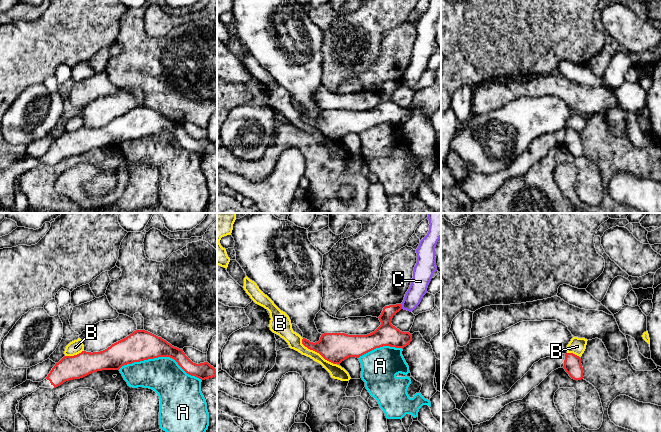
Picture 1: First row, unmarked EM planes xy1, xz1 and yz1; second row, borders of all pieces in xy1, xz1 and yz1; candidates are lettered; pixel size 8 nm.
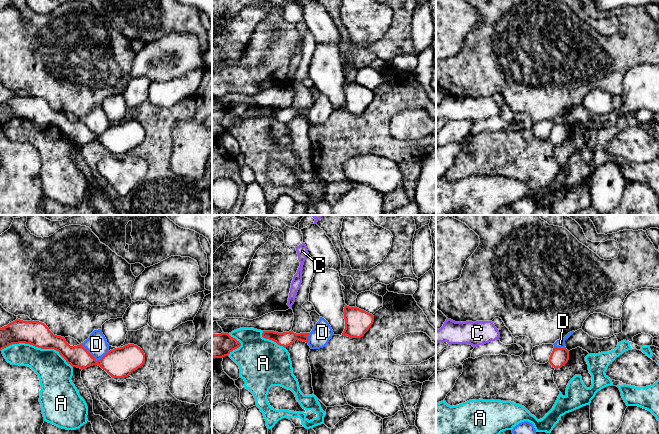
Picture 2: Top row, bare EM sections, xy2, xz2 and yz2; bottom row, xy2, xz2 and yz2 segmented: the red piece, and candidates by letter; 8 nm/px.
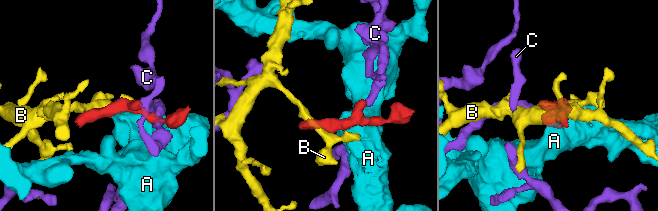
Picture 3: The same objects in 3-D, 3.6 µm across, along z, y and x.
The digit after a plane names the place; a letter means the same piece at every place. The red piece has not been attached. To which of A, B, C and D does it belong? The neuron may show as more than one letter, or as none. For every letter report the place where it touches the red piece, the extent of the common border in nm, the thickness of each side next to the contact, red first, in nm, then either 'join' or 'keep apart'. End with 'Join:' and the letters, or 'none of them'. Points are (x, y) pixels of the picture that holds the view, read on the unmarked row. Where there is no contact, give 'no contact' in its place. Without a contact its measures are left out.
A: meets red in xy1 at (160, 132); contact 700 nm long; 240 nm thick on the red side, 280 nm on the other; keep apart
B: meets red in xz1 at (317, 128); contact 360 nm long; 240 nm thick on the red side, 120 nm on the other; keep apart
C: meets red in xz1 at (401, 82); contact 40 nm long; 170 nm thick on the red side, 140 nm on the other; keep apart
D: meets red in xy2 at (94, 134); contact 240 nm long; 240 nm thick on the red side, 170 nm on the other; keep apart
Join: none of them

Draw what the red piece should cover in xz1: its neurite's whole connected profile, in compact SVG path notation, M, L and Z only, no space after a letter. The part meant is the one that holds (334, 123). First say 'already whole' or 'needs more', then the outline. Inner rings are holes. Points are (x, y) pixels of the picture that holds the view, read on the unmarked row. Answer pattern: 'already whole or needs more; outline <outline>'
already whole; outline M401 80L385 82L378 93L381 101L370 110L324 109L318 118L303 114L302 120L333 140L340 140L349 133L359 134L383 122L403 125L412 117L412 110L402 108L391 100L393 92L401 85Z

